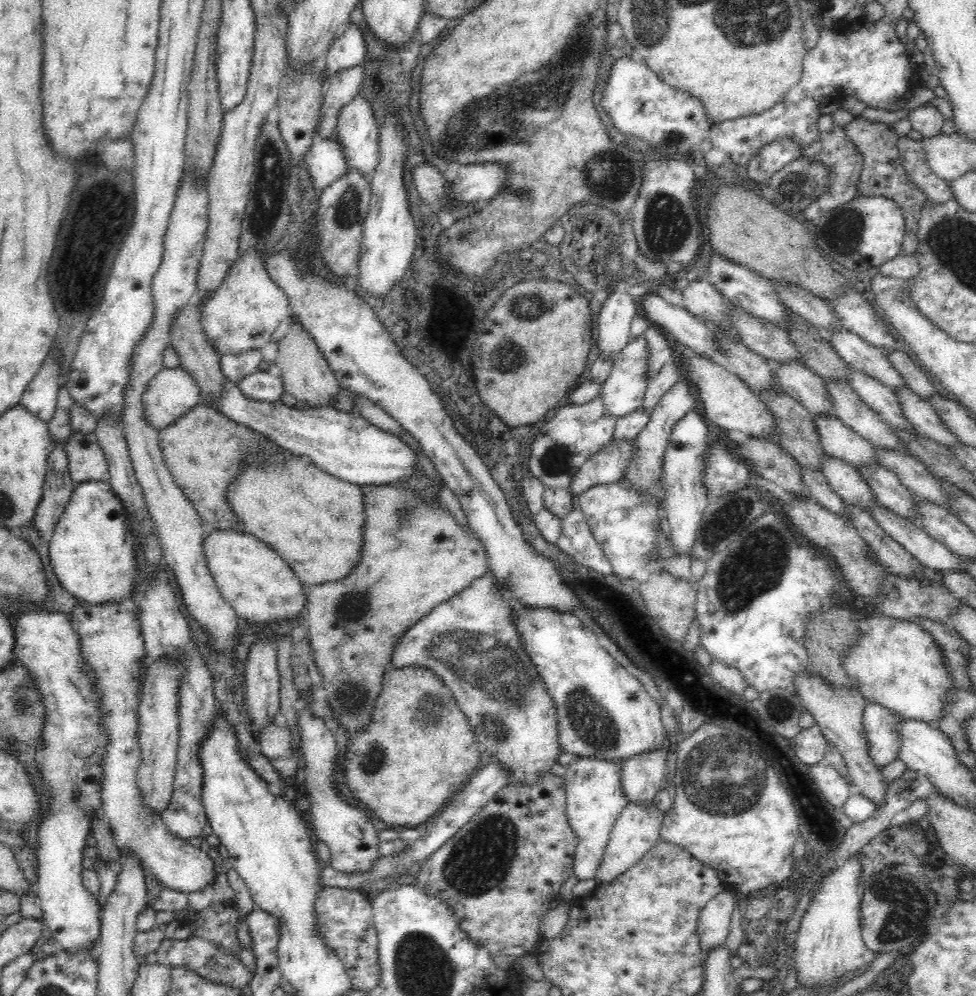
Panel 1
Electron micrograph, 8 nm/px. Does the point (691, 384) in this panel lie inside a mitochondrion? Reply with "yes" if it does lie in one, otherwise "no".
no

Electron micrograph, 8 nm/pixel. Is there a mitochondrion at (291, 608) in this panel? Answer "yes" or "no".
no

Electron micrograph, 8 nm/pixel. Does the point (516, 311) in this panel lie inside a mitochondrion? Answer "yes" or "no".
yes

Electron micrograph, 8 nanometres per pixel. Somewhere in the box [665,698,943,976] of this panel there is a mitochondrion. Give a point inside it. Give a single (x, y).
(722, 782)

